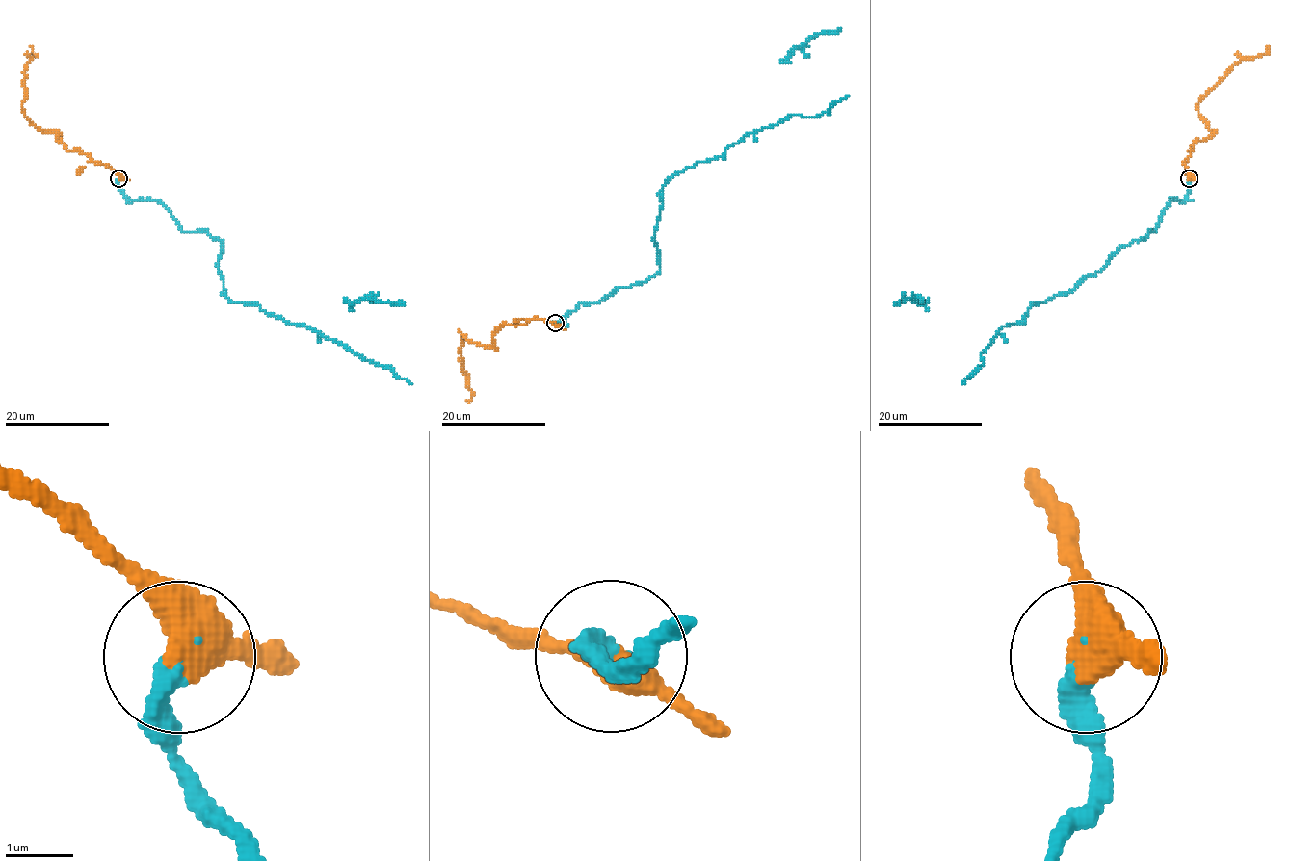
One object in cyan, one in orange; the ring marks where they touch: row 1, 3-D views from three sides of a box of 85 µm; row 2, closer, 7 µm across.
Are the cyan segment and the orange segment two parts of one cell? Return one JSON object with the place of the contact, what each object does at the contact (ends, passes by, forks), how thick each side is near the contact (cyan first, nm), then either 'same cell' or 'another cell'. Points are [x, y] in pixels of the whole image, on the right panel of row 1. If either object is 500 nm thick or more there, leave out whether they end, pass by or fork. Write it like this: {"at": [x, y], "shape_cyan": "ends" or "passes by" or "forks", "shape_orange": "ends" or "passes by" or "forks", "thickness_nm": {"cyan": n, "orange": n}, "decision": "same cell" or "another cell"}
{"at": [1189, 178], "shape_cyan": "ends", "shape_orange": "passes by", "thickness_nm": {"cyan": 300, "orange": 480}, "decision": "same cell"}

